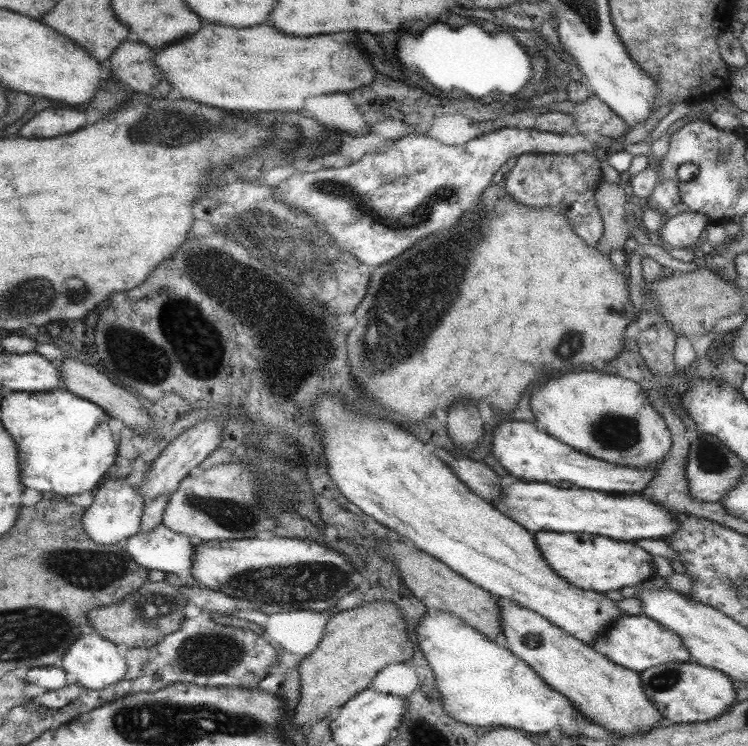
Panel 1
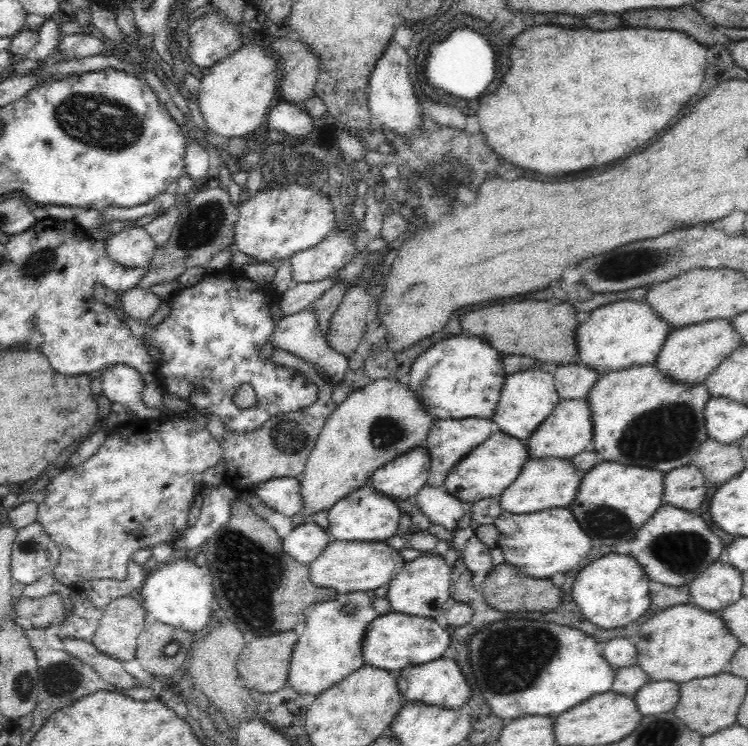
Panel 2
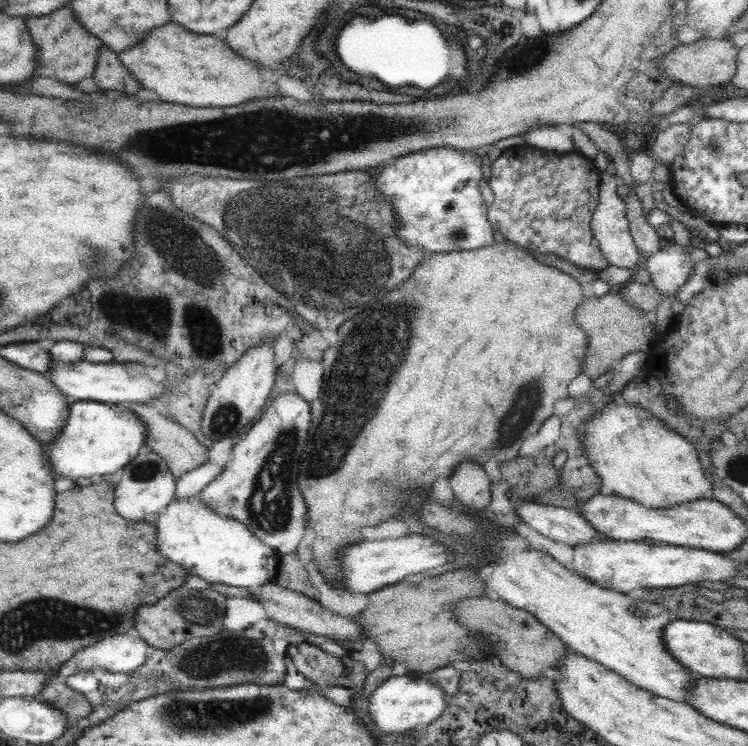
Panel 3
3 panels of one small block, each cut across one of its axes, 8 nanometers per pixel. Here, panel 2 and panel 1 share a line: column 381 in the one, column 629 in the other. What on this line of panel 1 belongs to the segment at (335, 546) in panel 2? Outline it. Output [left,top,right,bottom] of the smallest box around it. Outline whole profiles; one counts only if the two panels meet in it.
[533,533,657,593]

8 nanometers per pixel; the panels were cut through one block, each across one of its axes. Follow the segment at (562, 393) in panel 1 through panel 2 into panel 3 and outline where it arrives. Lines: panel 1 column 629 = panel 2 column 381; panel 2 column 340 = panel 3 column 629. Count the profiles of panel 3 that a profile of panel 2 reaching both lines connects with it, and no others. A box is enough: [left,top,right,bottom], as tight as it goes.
[576,400,710,507]

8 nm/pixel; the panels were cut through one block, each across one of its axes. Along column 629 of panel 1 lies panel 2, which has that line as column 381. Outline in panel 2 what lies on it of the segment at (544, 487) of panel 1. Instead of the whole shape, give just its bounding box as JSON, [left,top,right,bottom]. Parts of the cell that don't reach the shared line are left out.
[327,483,400,542]

